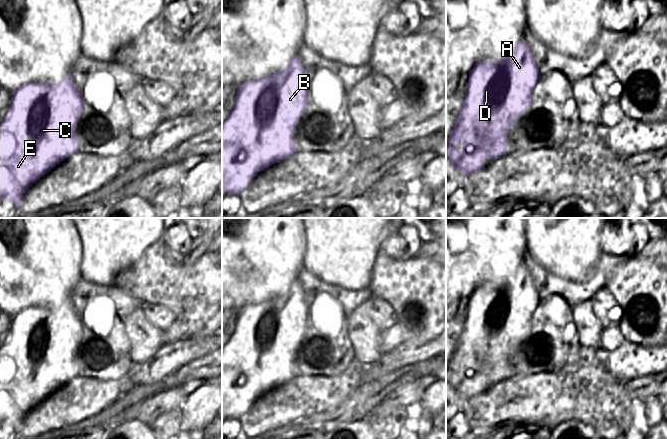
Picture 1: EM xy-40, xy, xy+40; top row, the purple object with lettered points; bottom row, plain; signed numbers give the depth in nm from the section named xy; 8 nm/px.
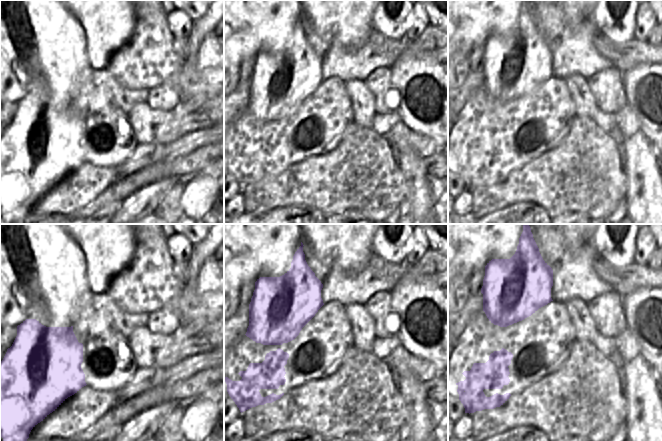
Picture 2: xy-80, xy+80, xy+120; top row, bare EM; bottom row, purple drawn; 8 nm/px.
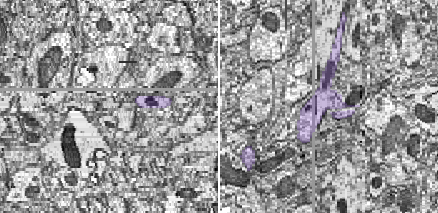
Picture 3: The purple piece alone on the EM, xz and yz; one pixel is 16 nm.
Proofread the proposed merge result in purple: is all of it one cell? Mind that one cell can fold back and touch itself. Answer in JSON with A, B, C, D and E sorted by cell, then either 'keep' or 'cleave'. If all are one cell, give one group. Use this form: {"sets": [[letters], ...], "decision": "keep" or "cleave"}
{"sets": [["A", "B", "C", "D", "E"]], "decision": "keep"}

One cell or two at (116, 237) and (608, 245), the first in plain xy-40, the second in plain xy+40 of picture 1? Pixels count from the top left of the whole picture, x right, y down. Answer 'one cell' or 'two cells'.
two cells

